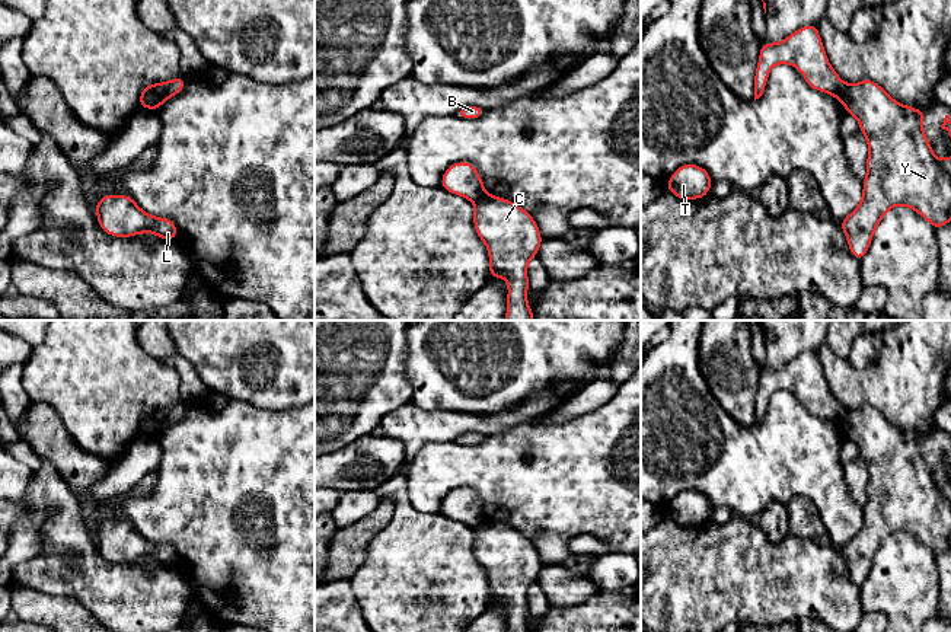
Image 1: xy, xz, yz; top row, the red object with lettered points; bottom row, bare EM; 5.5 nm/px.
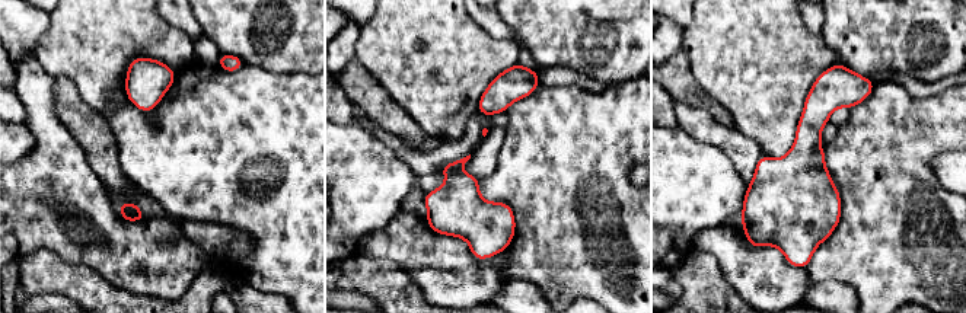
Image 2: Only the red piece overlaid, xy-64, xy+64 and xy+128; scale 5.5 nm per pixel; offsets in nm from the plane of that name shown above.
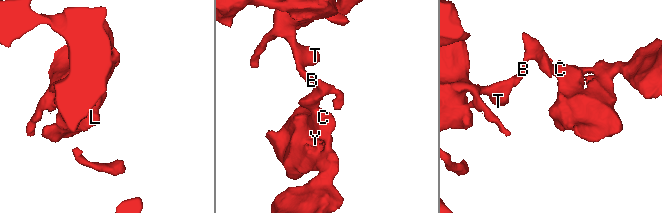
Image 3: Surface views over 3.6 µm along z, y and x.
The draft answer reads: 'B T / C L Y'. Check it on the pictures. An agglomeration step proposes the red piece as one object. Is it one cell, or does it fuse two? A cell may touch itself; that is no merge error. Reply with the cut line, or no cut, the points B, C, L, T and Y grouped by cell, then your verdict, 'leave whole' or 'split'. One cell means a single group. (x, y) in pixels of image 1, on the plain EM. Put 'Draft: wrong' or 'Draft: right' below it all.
cut in xy along (158, 409), (155, 424), (146, 433); B T / C L Y; split
Draft: right

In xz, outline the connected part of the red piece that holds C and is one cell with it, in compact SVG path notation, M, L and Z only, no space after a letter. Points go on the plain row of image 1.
M485 521L475 529L473 553L489 580L489 604L507 606L507 632L529 632L527 588L543 568L536 546L508 526Z

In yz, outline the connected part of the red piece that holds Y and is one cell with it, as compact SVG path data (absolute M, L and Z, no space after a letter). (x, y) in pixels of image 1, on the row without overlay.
M864 405L846 411L845 437L859 447L859 457L868 467L867 502L864 504L862 527L839 550L856 587L868 578L872 561L885 539L906 532L920 540L938 558L951 548L951 485L936 485L923 457L926 437L906 432L875 408Z

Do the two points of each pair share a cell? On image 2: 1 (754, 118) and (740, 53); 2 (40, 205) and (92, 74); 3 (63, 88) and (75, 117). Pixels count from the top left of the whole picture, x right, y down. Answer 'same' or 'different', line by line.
1: same
2: different
3: same

